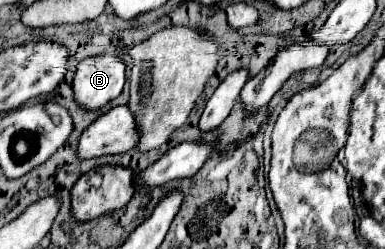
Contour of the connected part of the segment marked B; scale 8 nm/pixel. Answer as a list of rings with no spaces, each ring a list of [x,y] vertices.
[[[91,56],[79,62],[73,92],[87,110],[99,110],[115,100],[125,84],[125,64],[117,56]]]

